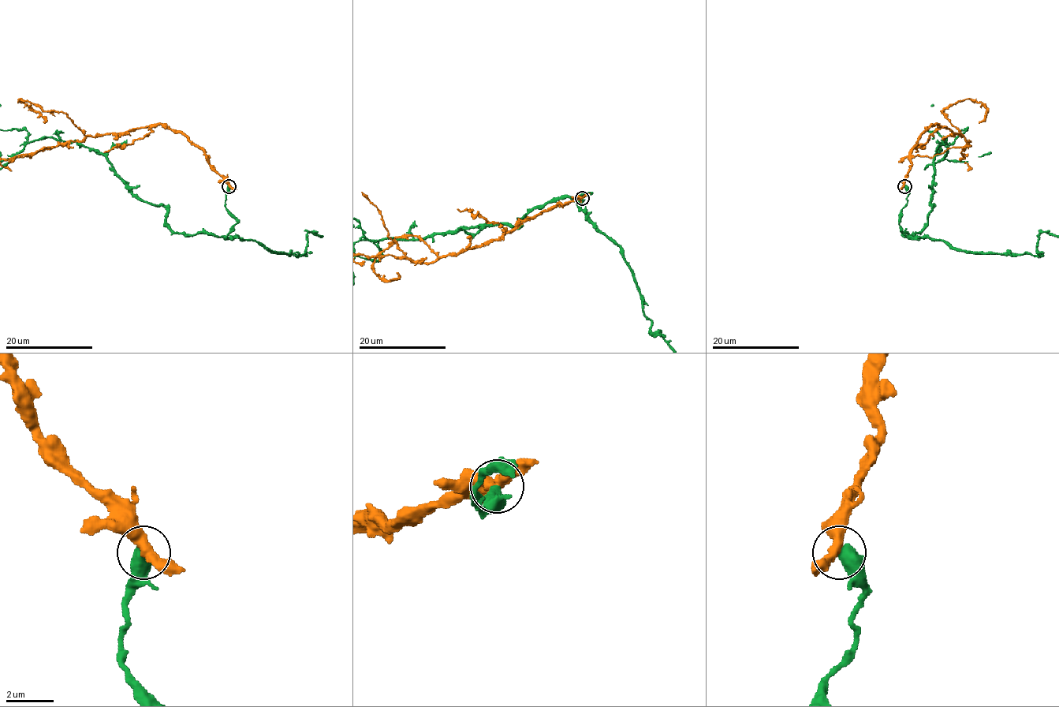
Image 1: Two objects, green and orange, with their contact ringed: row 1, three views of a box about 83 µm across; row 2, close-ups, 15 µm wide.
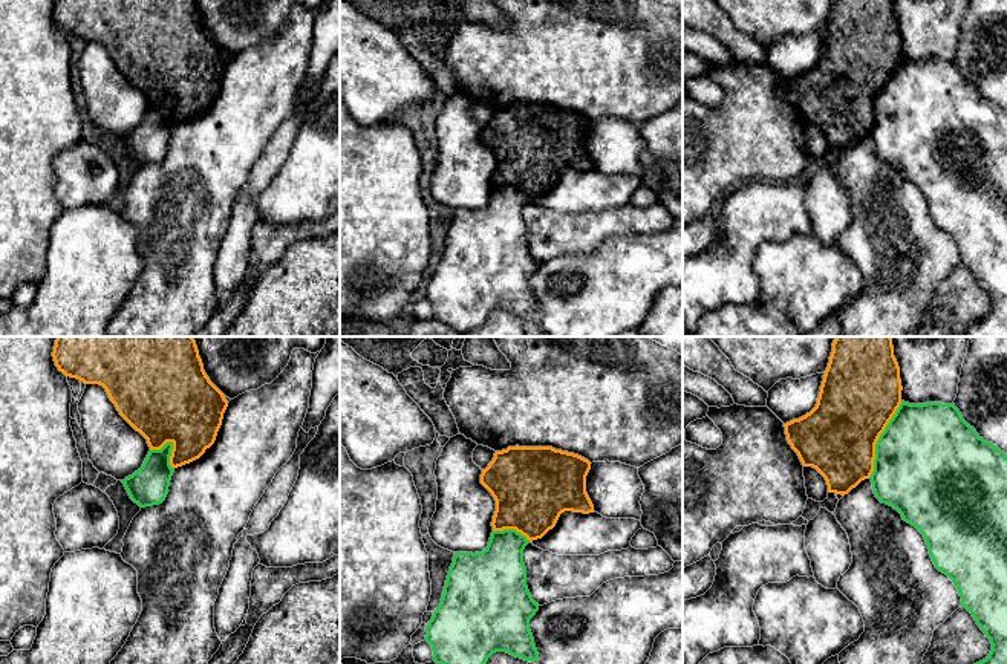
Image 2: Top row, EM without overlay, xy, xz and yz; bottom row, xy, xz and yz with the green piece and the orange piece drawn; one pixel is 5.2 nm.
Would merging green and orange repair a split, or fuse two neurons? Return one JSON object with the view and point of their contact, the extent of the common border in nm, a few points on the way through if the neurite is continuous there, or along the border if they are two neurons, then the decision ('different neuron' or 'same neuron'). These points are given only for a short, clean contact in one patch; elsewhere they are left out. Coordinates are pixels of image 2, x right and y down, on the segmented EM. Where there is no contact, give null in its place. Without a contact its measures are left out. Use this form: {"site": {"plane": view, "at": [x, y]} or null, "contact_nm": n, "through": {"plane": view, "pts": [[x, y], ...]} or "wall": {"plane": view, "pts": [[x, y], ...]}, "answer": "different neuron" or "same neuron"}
{"site": {"plane": "yz", "at": [879, 439]}, "contact_nm": 440, "answer": "different neuron"}

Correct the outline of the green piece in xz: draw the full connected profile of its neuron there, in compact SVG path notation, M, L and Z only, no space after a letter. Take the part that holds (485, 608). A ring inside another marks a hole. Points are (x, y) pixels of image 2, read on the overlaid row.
M516 529L493 531L482 552L455 552L444 594L425 627L436 664L487 664L496 652L525 661L539 653L530 620L539 610L526 586L523 549L530 540Z

